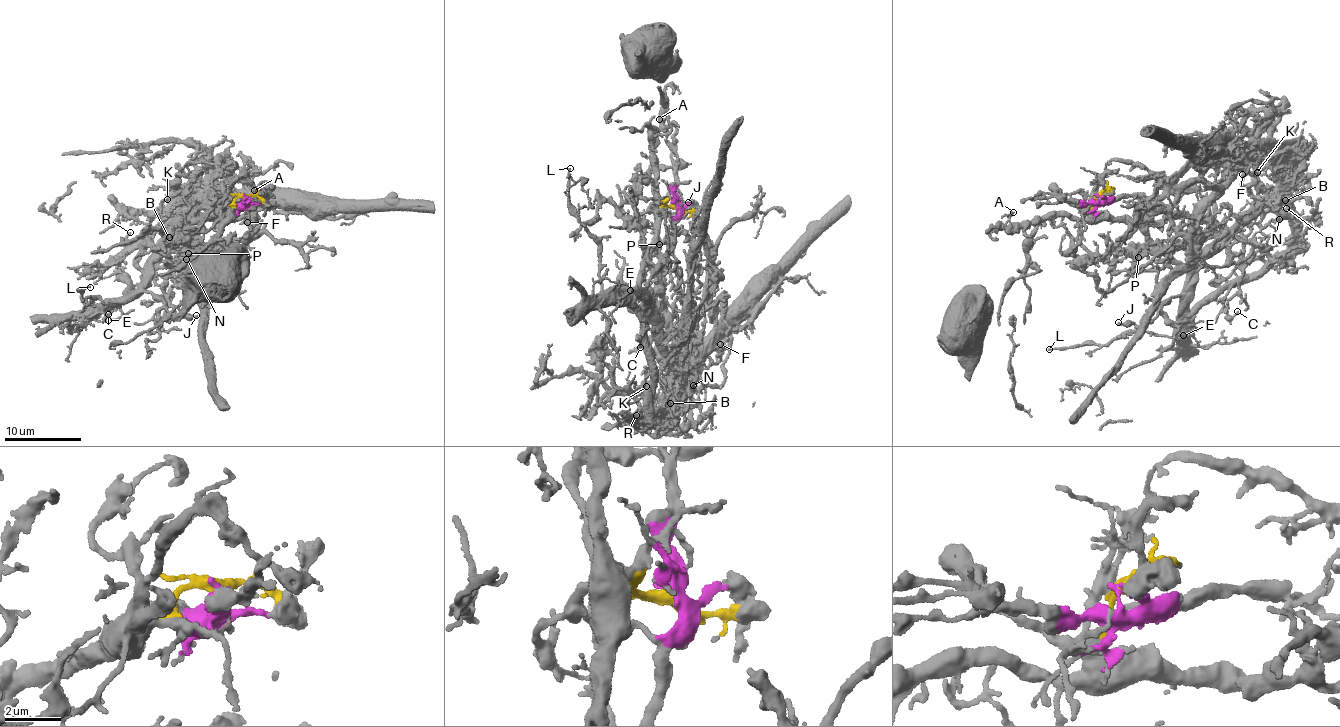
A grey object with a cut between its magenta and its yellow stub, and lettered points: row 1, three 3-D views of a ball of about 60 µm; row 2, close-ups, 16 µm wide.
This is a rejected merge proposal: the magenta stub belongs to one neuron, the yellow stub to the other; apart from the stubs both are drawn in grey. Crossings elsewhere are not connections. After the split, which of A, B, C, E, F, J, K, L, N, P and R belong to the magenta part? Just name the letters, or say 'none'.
B, F, K, N, P, R

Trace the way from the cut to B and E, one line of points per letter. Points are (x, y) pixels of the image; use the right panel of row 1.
B: (1097, 195), (1099, 201), (1112, 202), (1160, 196), (1191, 166), (1228, 166), (1236, 160), (1278, 206), (1285, 199)
E: (1097, 195), (1095, 212), (1144, 225), (1158, 245), (1175, 251), (1185, 249), (1192, 286), (1174, 332), (1183, 335)

